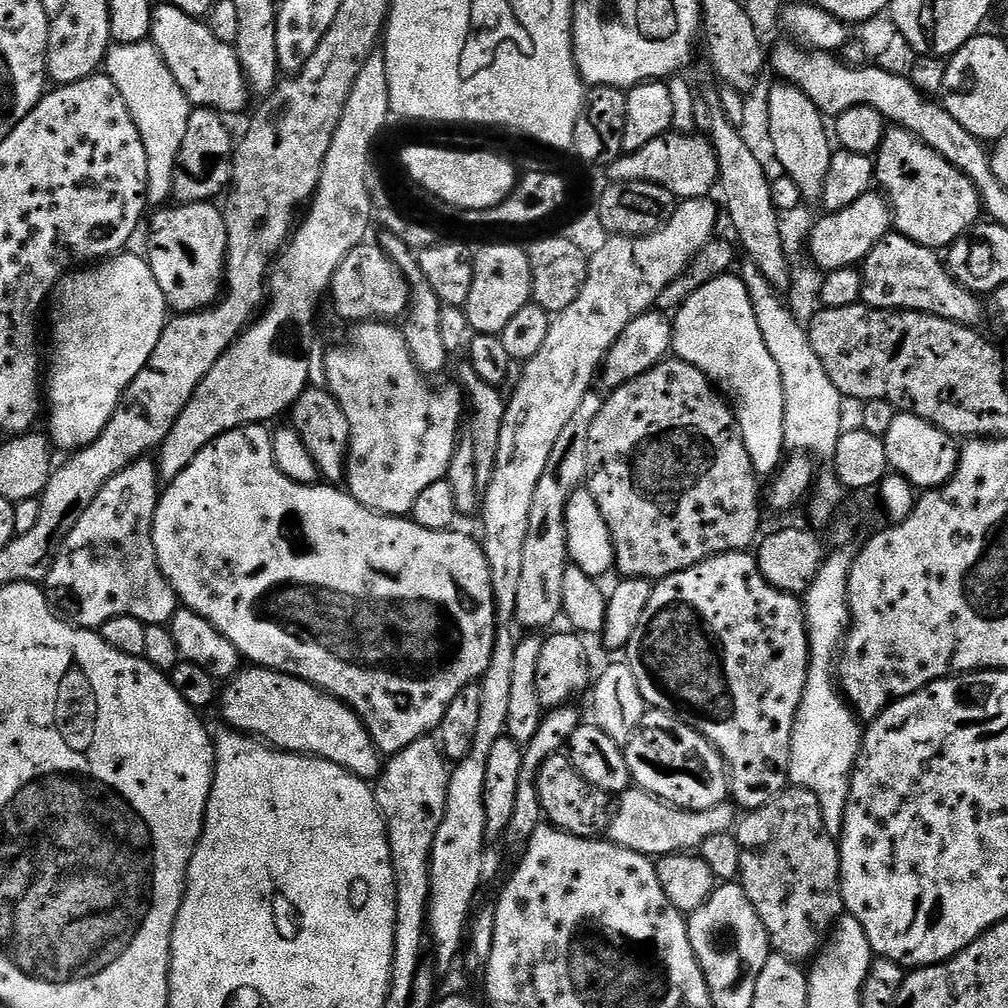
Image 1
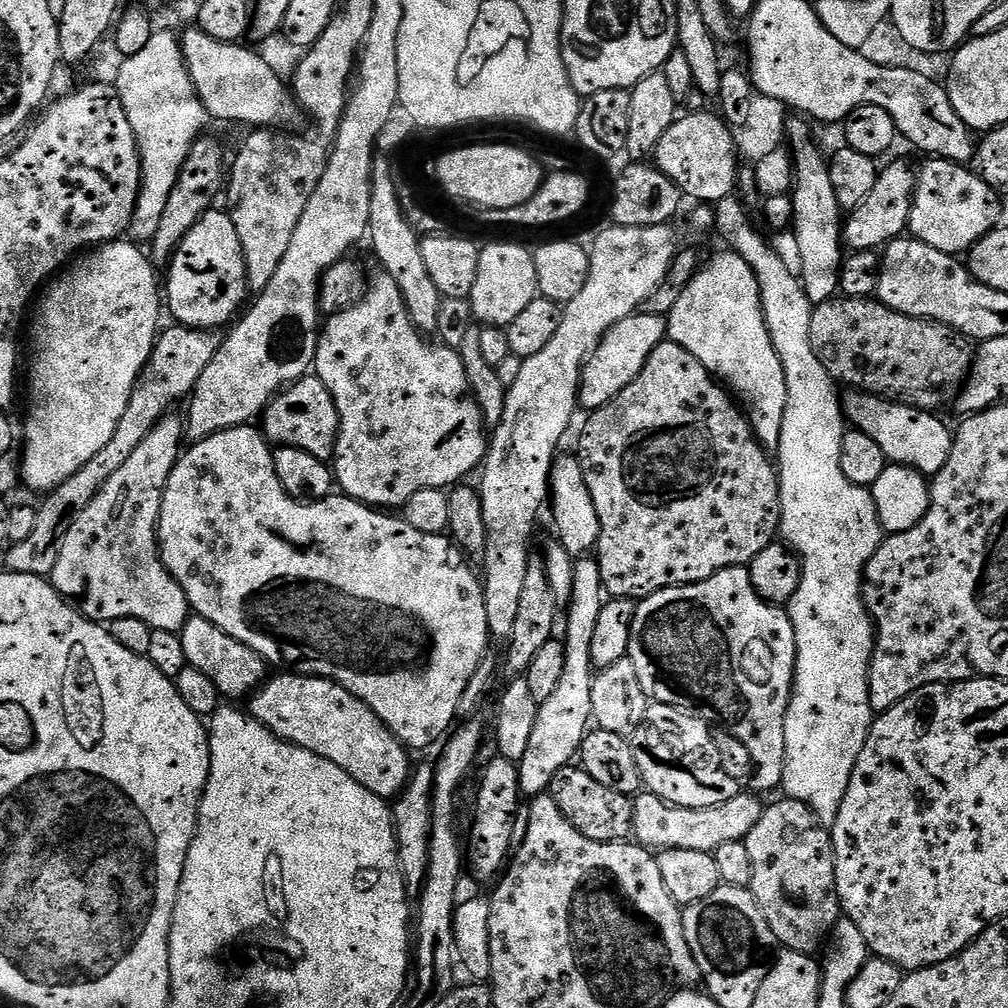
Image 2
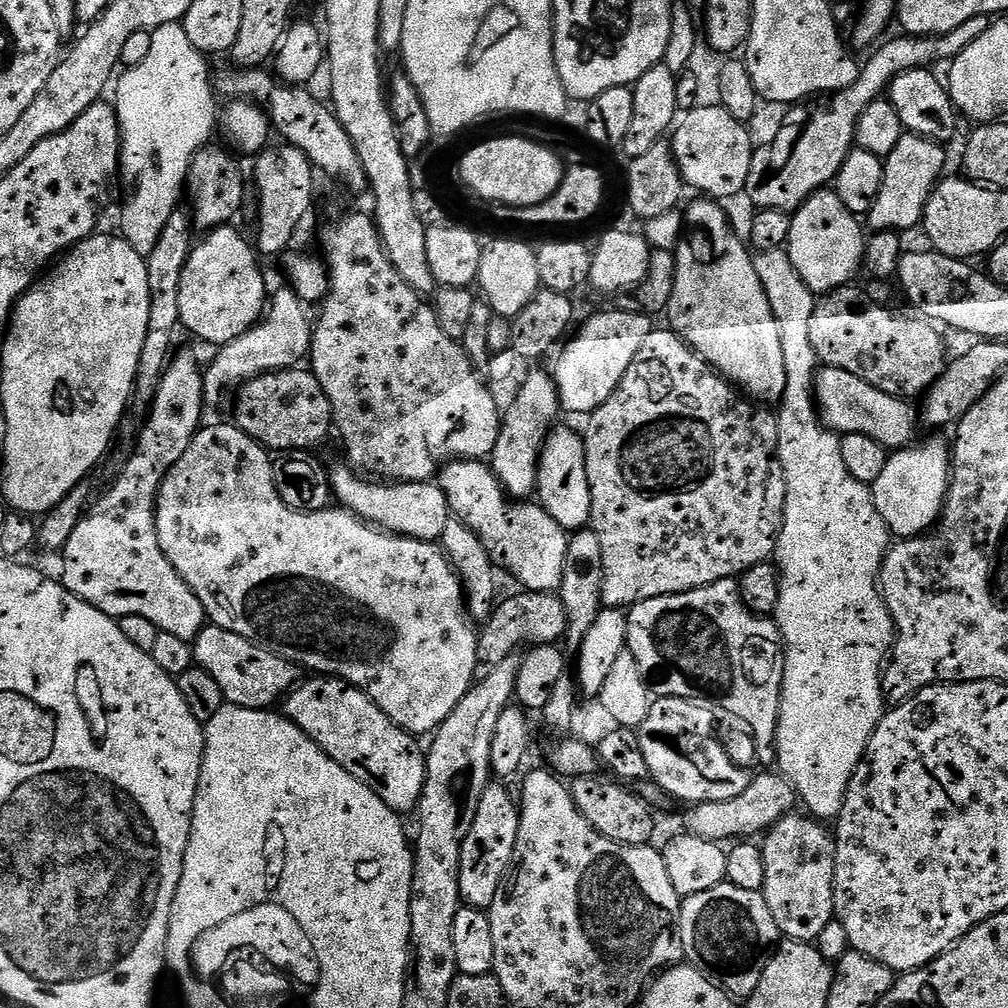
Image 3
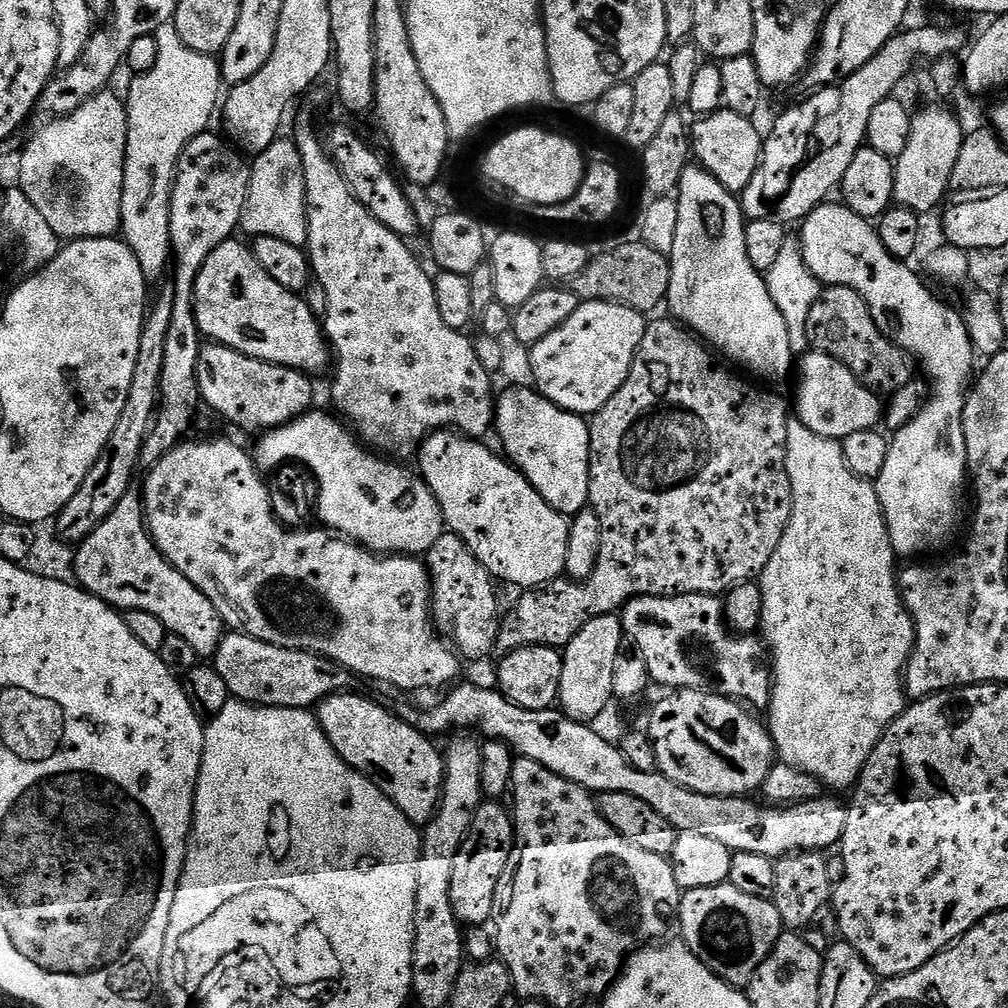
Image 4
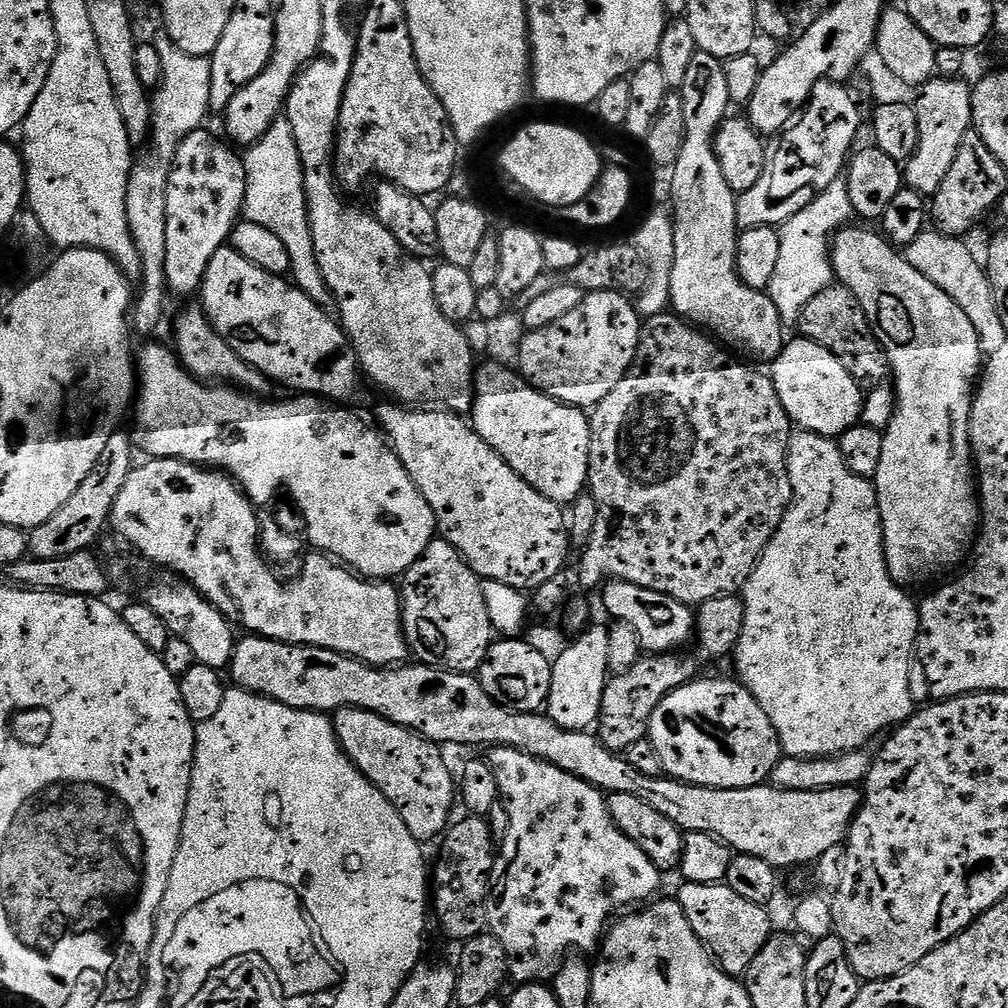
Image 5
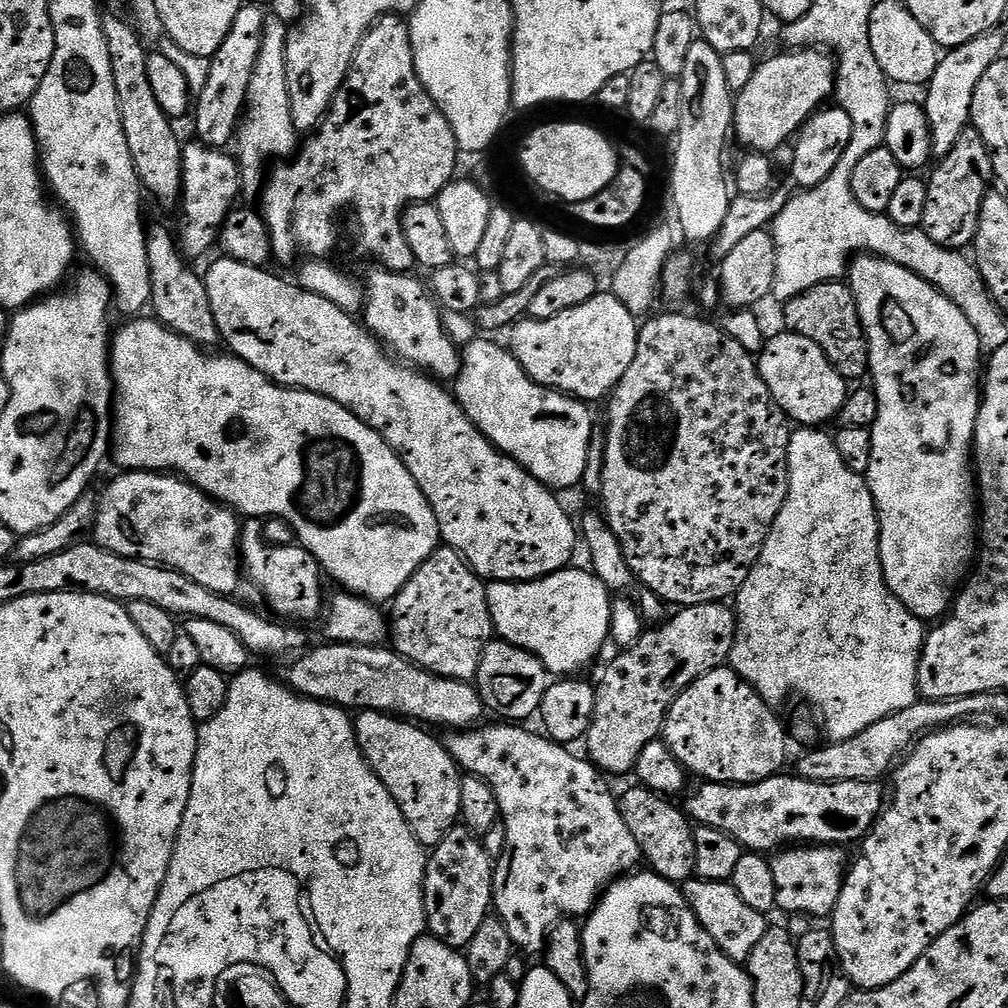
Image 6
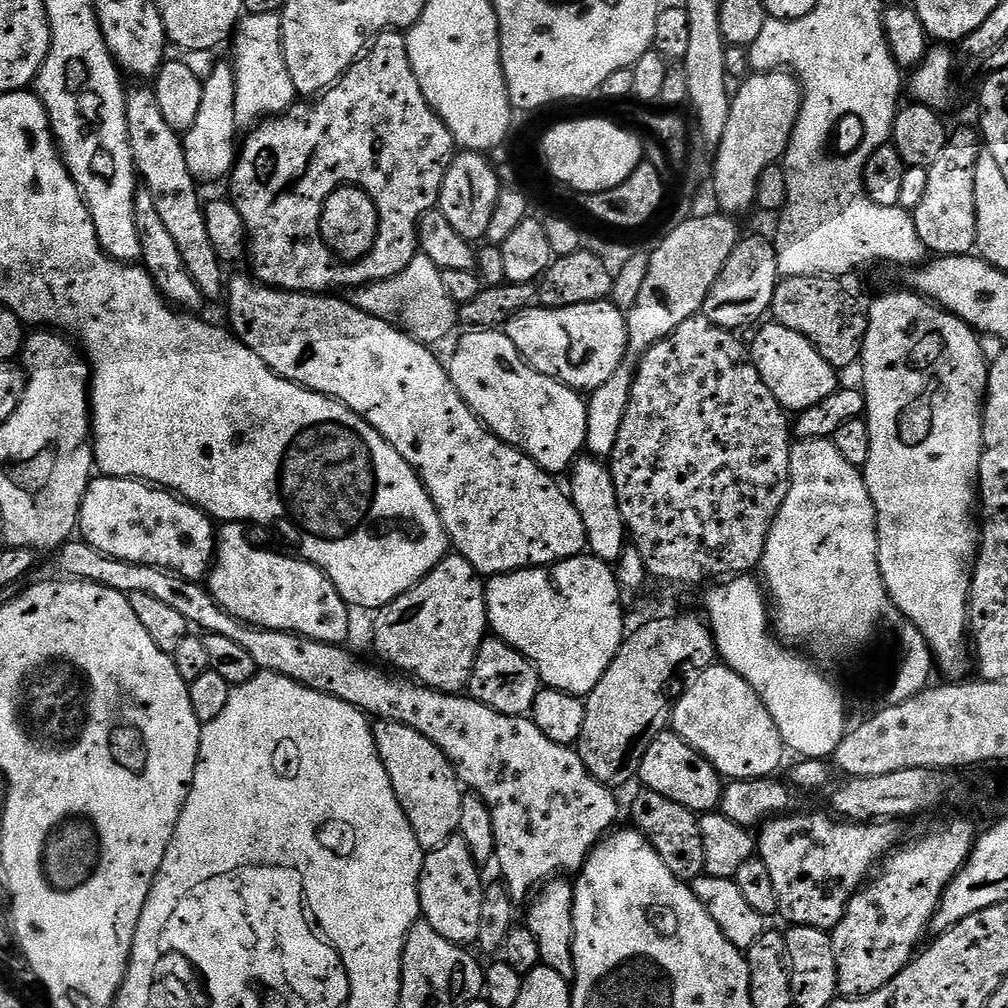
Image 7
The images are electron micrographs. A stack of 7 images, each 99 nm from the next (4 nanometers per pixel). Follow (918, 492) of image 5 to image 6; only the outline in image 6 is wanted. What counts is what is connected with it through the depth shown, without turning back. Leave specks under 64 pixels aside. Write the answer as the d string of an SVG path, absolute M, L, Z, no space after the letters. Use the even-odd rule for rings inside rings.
M860 254L851 261L846 273L860 321L868 335L868 371L871 387L876 389L878 398L878 418L872 423L872 449L870 450L870 466L866 473L868 489L876 503L876 513L880 519L880 557L882 570L892 595L897 596L914 614L925 622L936 622L951 608L953 599L961 587L962 581L969 575L968 560L975 561L978 556L978 484L974 479L974 441L976 438L976 419L980 413L982 399L982 349L980 339L966 314L954 306L949 296L944 296L930 282L926 282L918 274L898 266L894 262L884 260L880 256Z

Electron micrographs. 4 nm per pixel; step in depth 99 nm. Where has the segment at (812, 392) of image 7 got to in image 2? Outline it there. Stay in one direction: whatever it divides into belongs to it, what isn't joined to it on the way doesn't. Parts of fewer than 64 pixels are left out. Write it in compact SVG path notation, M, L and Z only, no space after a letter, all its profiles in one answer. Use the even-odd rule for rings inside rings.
M849 391L842 400L842 407L847 423L855 431L866 434L882 446L882 454L892 464L901 464L921 472L931 478L946 466L952 449L953 429L947 428L939 415L924 412L921 408L911 408L905 404L896 404L893 400L883 400L880 396L870 396L867 392Z

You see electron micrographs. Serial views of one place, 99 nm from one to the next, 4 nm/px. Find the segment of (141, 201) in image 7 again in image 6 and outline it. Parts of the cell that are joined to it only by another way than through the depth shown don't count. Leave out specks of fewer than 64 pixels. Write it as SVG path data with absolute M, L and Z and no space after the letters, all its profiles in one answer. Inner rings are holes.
M164 224L147 225L146 259L150 262L150 294L152 302L150 312L155 319L164 324L170 331L176 332L182 338L200 345L205 350L215 349L215 344L221 343L218 322L214 322L214 306L210 306L210 294L206 290L206 282L201 273L196 273L191 263L180 253L177 237Z

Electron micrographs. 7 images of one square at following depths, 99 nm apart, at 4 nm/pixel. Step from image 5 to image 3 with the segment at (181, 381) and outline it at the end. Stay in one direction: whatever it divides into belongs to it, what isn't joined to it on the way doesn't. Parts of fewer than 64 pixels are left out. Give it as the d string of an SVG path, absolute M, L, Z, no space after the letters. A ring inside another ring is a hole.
M351 467L332 468L330 479L332 495L339 507L353 512L361 520L394 536L409 536L412 540L439 541L442 530L446 530L450 519L446 494L439 483L397 484L395 482L377 482L357 474Z

